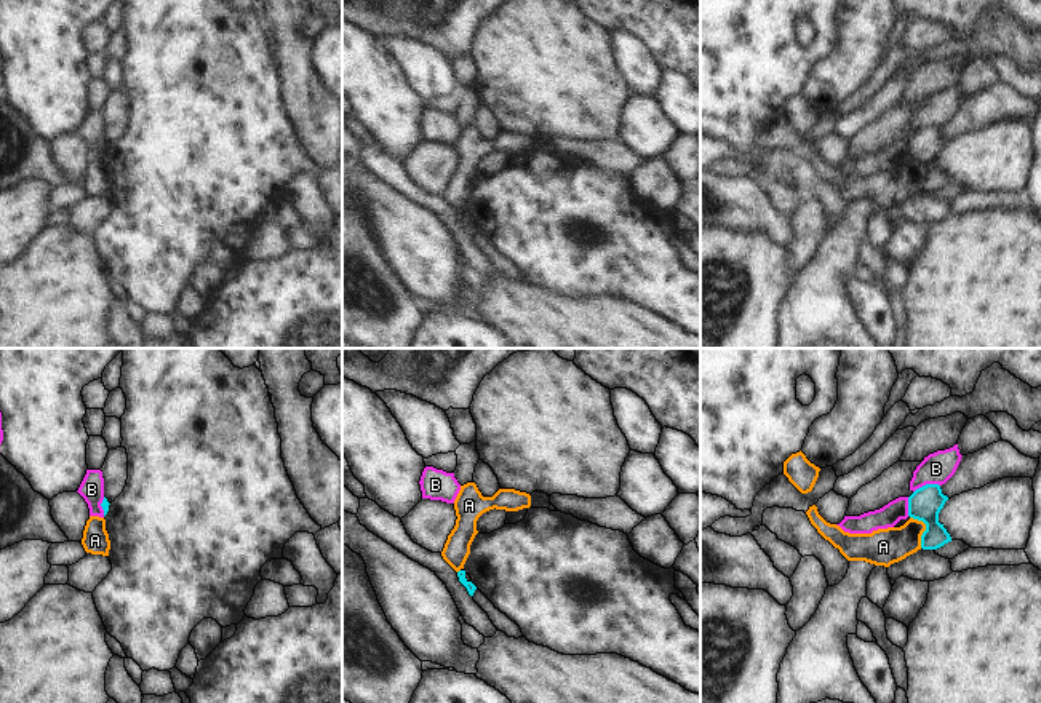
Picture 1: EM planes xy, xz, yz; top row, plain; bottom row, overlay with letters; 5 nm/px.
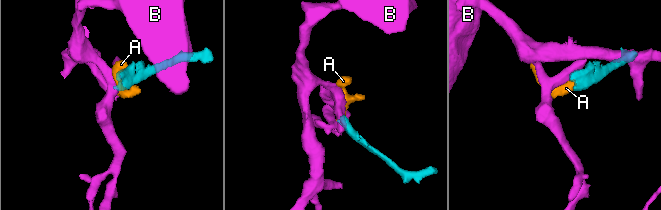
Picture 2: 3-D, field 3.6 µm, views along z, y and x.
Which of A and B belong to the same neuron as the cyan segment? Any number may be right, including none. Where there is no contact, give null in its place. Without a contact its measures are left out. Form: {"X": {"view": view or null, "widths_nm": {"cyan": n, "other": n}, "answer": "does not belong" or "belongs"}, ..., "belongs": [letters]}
{"A": {"view": "yz", "widths_nm": {"cyan": 170, "other": 190}, "answer": "does not belong"}, "B": {"view": "yz", "widths_nm": {"cyan": 170, "other": 160}, "answer": "does not belong"}, "belongs": []}

